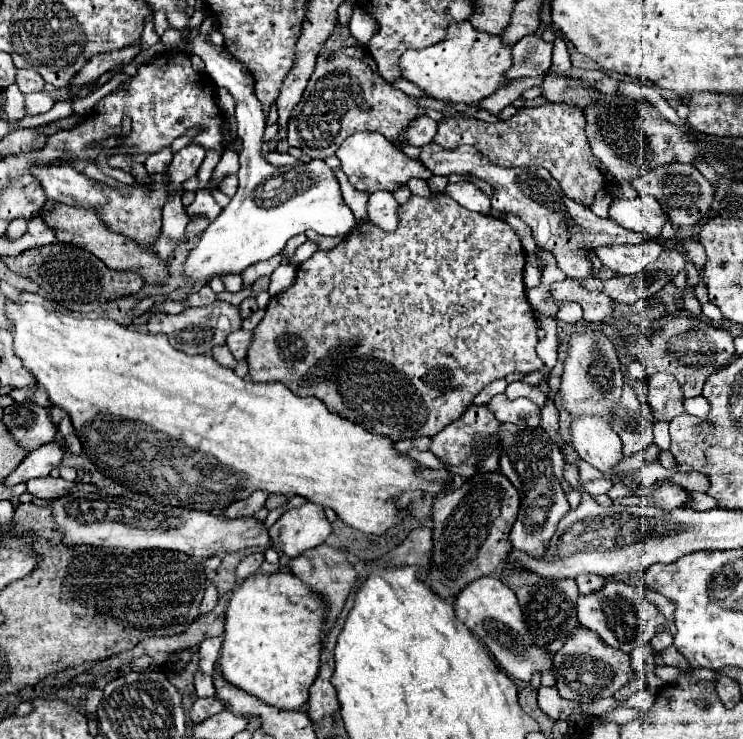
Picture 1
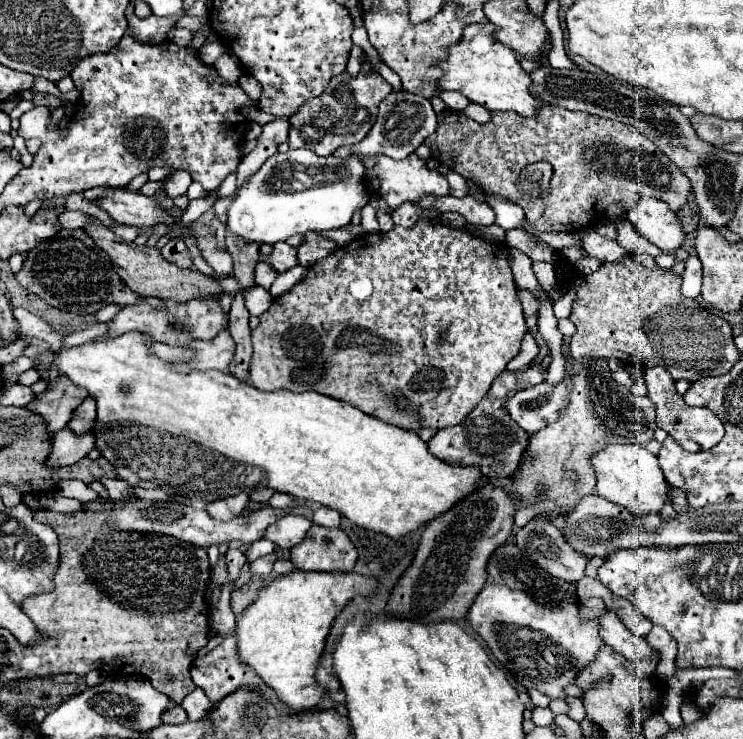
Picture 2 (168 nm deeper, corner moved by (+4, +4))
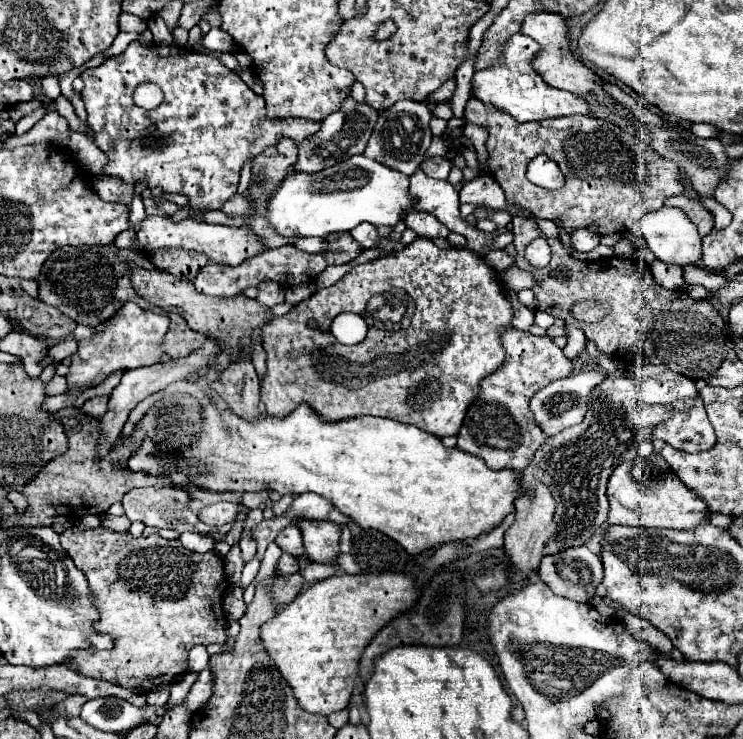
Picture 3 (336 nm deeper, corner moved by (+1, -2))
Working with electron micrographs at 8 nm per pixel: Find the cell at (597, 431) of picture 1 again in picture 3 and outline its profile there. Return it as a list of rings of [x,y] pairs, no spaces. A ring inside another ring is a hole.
[[[654,452],[648,458],[640,458],[640,480],[634,480],[632,476],[636,462],[638,458],[622,462],[608,480],[608,500],[610,500],[608,524],[690,530],[708,522],[712,512],[708,510],[706,502],[682,480],[678,480],[674,470],[666,464],[666,460],[662,460],[658,452]]]

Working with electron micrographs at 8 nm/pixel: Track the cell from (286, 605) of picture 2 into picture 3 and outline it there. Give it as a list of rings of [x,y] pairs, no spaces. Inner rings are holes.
[[[382,572],[382,574],[366,574],[366,576],[342,574],[342,576],[332,576],[316,582],[312,588],[300,592],[292,604],[282,608],[276,618],[268,620],[262,626],[262,640],[276,668],[292,686],[300,706],[316,714],[332,714],[344,710],[350,702],[358,678],[358,662],[364,648],[370,644],[376,632],[382,630],[382,626],[386,626],[390,620],[394,620],[396,616],[412,608],[420,598],[418,594],[420,590],[416,588],[414,578],[402,572]]]

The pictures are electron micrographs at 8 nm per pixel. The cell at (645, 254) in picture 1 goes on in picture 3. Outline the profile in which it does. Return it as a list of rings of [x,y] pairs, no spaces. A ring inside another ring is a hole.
[[[576,228],[570,232],[570,244],[576,252],[590,252],[600,244],[600,236],[596,232],[590,232],[588,228]]]

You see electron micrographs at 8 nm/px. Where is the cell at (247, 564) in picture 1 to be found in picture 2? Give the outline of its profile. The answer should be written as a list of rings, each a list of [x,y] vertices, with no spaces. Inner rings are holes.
[[[269,554],[269,556],[261,556],[261,558],[253,560],[253,562],[249,562],[251,574],[257,574],[257,576],[267,576],[267,574],[271,574],[275,558],[277,558],[275,554]]]

